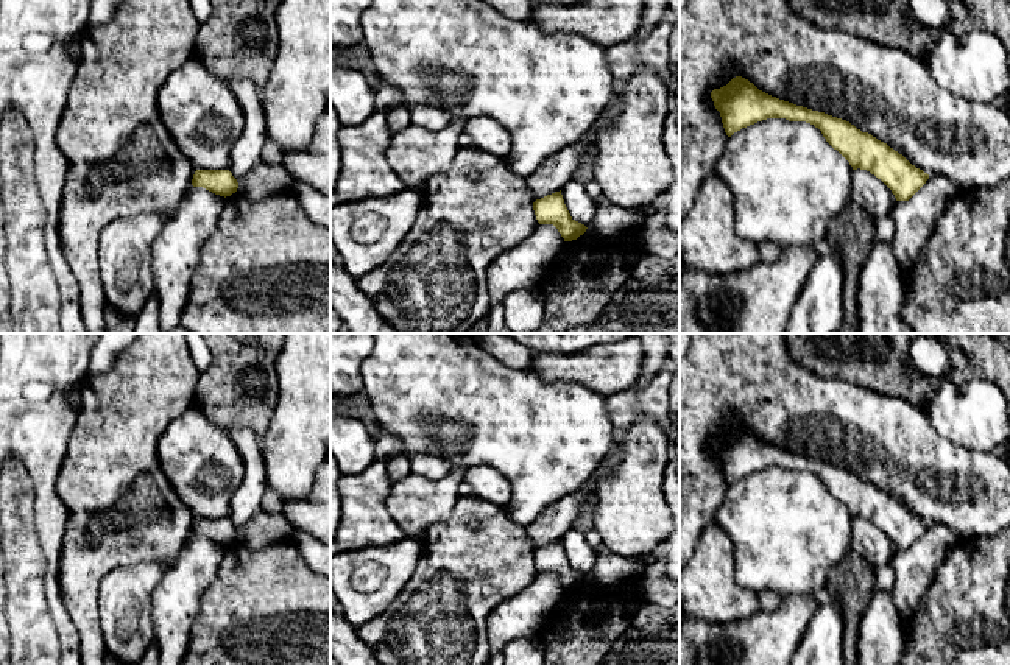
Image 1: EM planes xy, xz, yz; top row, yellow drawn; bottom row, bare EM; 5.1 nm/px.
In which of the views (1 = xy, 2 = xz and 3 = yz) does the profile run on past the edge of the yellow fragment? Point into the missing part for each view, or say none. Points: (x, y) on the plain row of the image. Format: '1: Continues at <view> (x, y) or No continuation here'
1: No continuation here
2: No continuation here
3: No continuation here

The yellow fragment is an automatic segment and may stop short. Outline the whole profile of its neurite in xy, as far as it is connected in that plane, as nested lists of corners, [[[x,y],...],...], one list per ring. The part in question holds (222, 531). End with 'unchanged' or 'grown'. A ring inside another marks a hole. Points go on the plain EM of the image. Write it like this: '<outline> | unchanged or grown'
[[[196,519],[192,534],[203,536],[224,547],[231,545],[238,537],[238,531],[229,519]]] | unchanged

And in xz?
[[[561,539],[552,544],[547,544],[541,548],[536,548],[533,551],[533,559],[535,559],[538,572],[553,573],[561,582],[561,586],[564,587],[564,590],[577,589],[588,578],[584,573],[575,570],[570,565],[564,553]]] | unchanged

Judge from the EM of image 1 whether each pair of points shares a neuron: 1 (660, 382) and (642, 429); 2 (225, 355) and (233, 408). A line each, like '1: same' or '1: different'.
1: different
2: same

